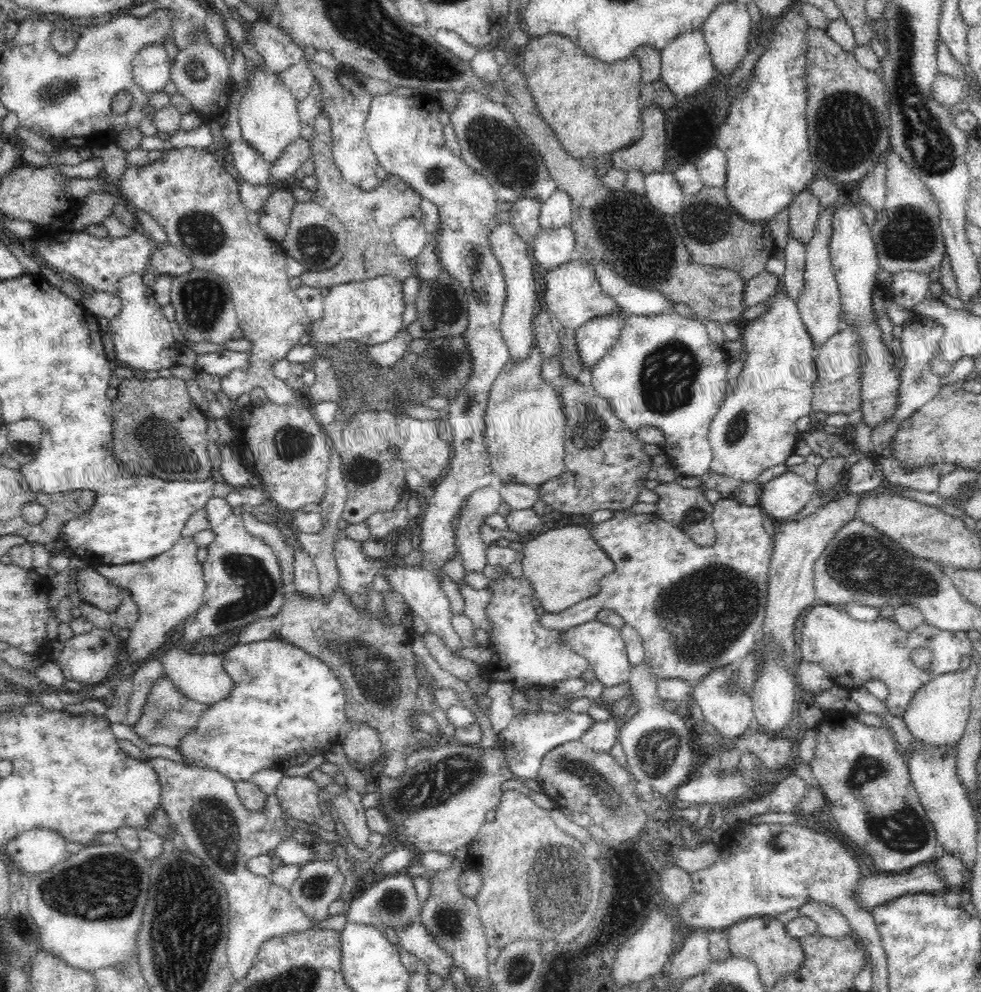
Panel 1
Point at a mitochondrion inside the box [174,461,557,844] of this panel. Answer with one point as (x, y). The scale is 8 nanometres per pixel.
(376, 675)

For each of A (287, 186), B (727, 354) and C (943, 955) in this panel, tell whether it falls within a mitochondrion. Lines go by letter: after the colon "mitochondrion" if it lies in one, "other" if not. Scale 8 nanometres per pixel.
A: other
B: other
C: other

